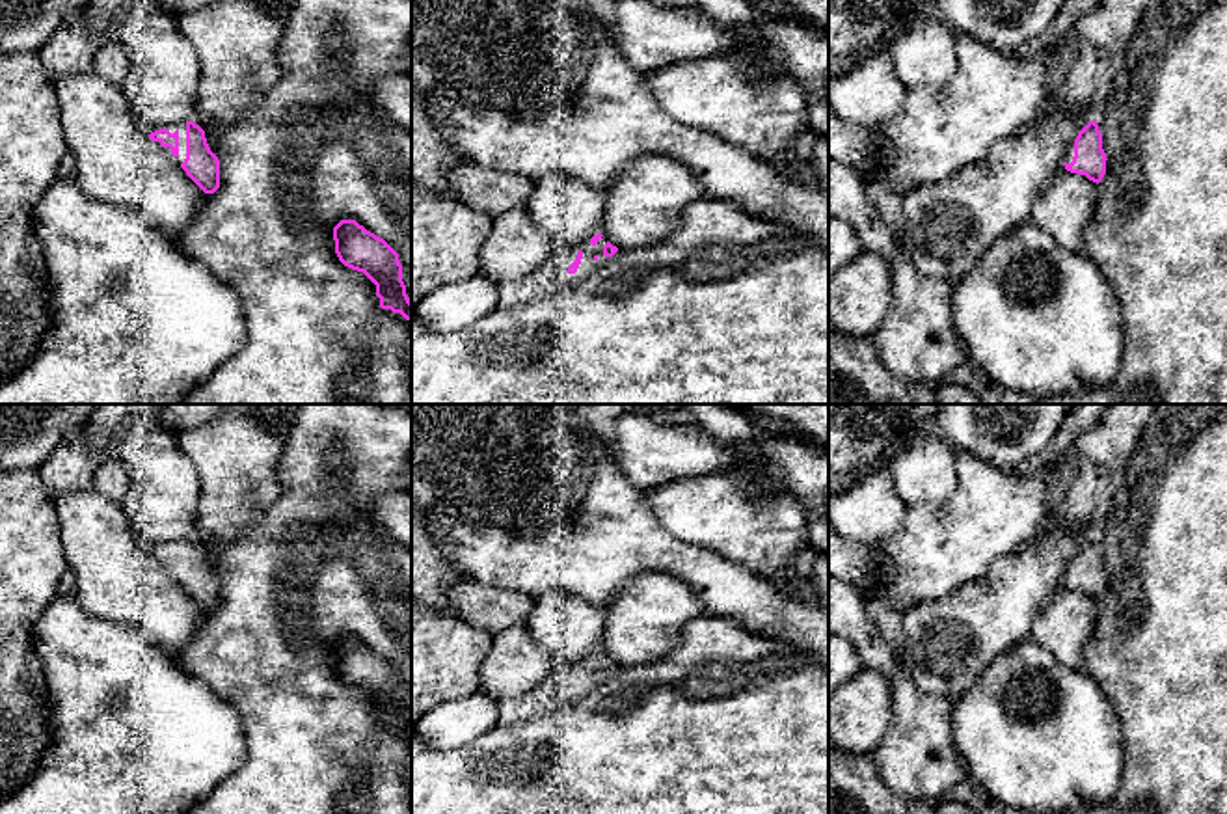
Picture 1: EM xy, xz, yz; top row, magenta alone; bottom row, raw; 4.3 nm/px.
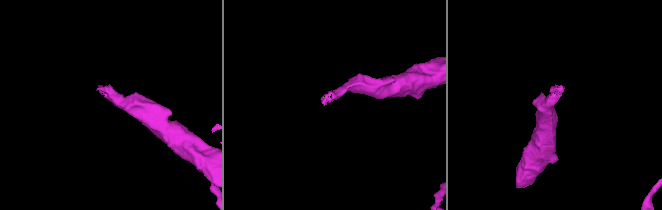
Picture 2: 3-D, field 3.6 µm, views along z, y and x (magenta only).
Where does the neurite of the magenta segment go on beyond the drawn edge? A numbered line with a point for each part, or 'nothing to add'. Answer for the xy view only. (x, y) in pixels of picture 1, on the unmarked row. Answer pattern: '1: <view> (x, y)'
1: xy (179, 542)

